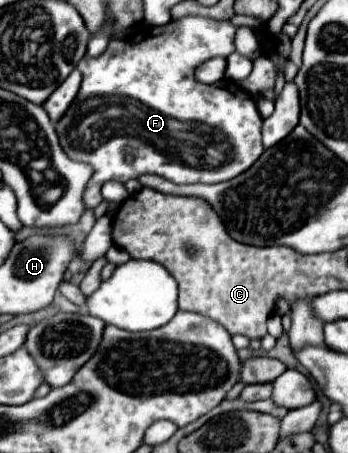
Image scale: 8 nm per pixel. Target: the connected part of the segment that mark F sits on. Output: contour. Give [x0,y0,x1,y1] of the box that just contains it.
[56,16,264,208]

